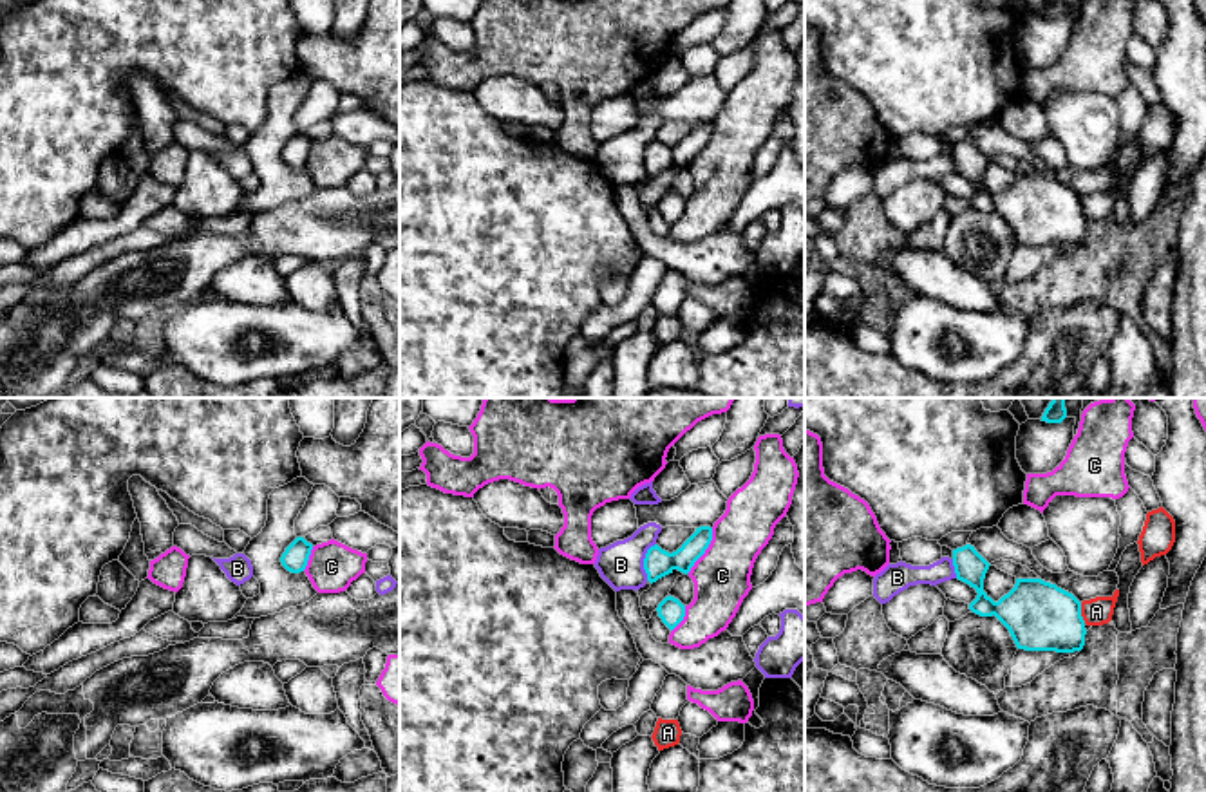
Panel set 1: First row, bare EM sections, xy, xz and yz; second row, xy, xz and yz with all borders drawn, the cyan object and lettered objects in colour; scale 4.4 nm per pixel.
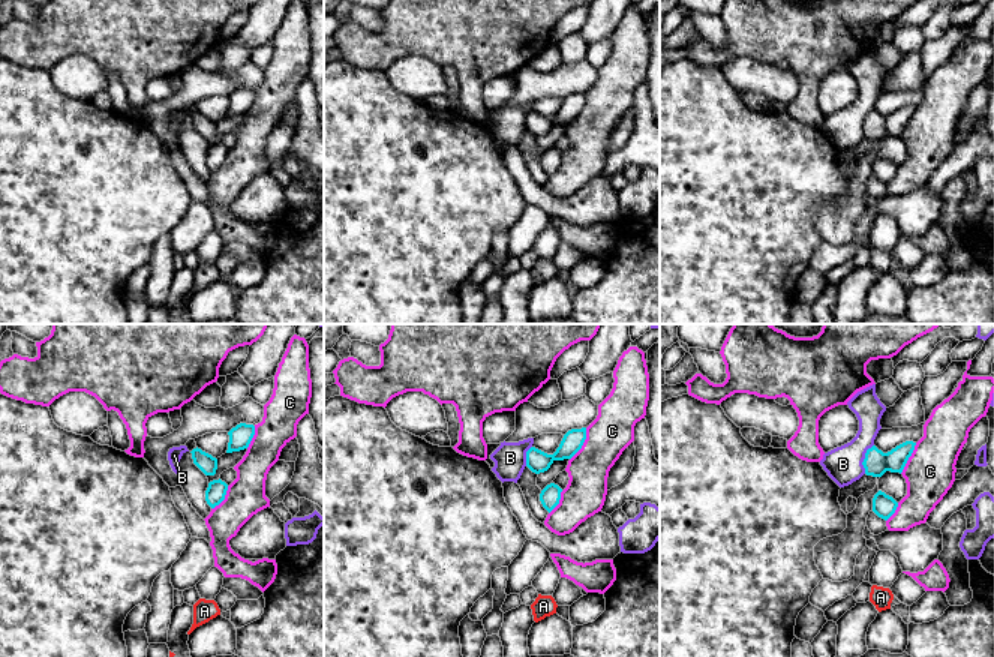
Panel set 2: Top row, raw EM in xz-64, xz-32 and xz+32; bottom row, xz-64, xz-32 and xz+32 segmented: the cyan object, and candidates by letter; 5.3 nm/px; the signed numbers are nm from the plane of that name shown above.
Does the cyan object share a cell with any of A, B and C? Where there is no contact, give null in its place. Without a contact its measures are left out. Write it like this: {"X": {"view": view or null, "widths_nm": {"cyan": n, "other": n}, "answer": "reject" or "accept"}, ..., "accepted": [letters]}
{"A": {"view": "yz", "widths_nm": {"cyan": 300, "other": 130}, "answer": "reject"}, "B": {"view": "xz", "widths_nm": {"cyan": 130, "other": 200}, "answer": "reject"}, "C": {"view": "xz", "widths_nm": {"cyan": 130, "other": 260}, "answer": "reject"}, "accepted": []}

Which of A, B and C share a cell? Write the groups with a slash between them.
A / B / C

